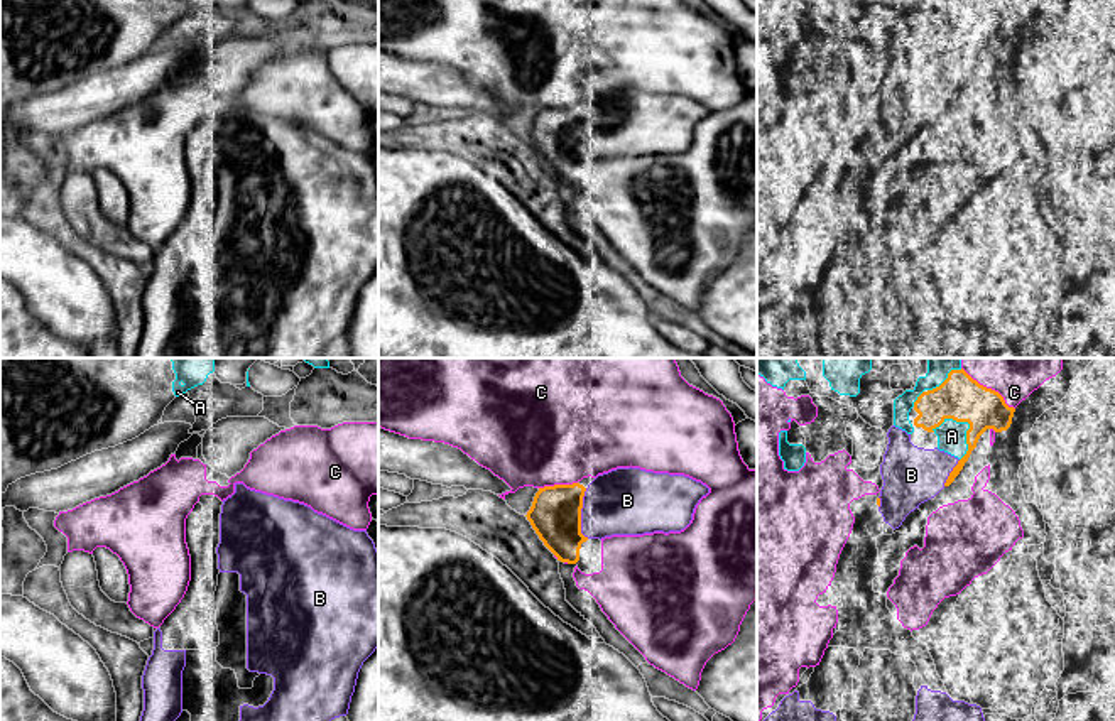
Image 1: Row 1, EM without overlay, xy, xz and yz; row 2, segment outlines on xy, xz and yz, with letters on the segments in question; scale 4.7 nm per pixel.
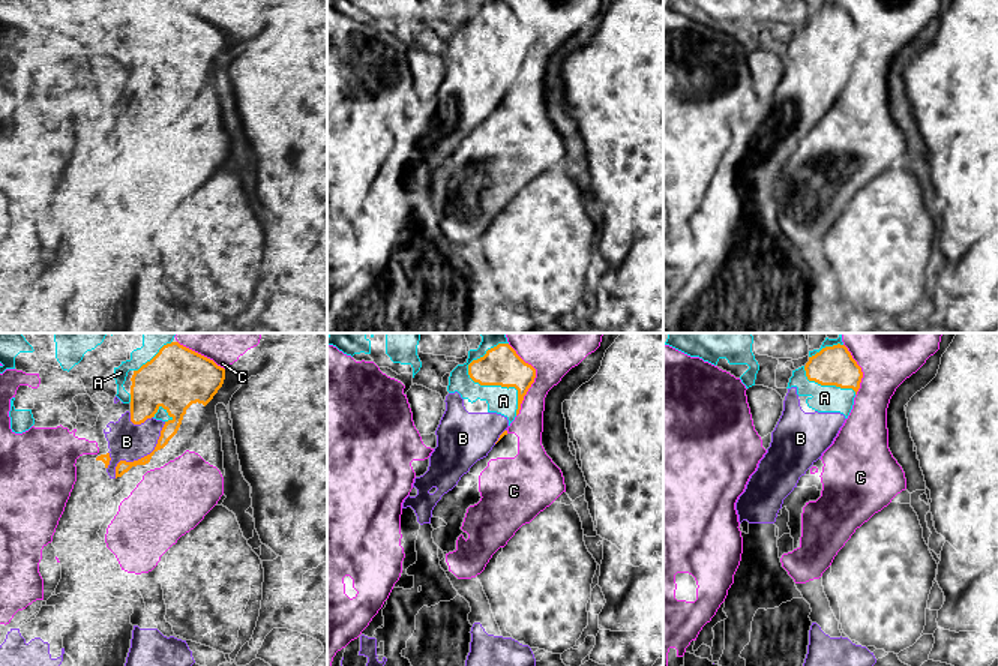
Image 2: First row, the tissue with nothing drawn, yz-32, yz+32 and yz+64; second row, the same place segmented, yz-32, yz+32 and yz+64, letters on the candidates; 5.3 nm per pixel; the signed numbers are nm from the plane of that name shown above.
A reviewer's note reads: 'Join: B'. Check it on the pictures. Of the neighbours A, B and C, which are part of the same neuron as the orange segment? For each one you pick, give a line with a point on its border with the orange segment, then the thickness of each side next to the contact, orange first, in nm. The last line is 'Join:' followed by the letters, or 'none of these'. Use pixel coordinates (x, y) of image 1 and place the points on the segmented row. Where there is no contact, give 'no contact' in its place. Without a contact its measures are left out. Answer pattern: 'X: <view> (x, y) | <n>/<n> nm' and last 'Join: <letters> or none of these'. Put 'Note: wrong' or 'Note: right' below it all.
B: xz (580, 514) | 240/320 nm
Join: B
Note: right

